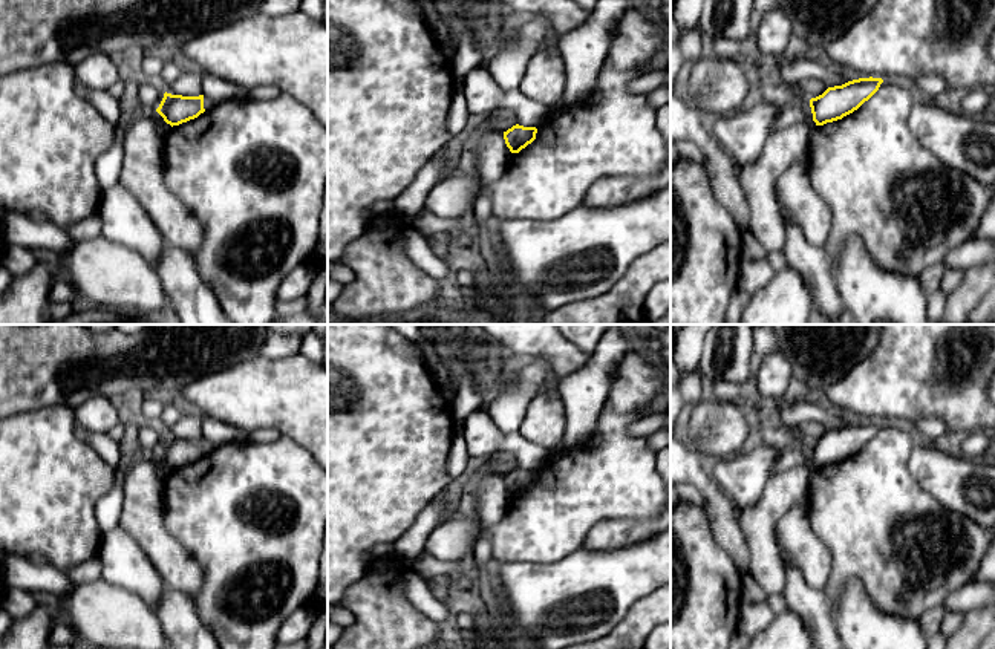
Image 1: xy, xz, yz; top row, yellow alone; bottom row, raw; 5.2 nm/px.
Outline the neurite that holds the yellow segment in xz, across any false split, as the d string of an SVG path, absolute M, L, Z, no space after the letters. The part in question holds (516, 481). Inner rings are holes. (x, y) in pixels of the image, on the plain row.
M513 468L504 475L504 482L511 496L519 496L536 482L536 470Z

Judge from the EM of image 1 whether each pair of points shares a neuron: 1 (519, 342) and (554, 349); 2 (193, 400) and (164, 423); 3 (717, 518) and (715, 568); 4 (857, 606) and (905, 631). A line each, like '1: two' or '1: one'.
1: one
2: two
3: two
4: one

